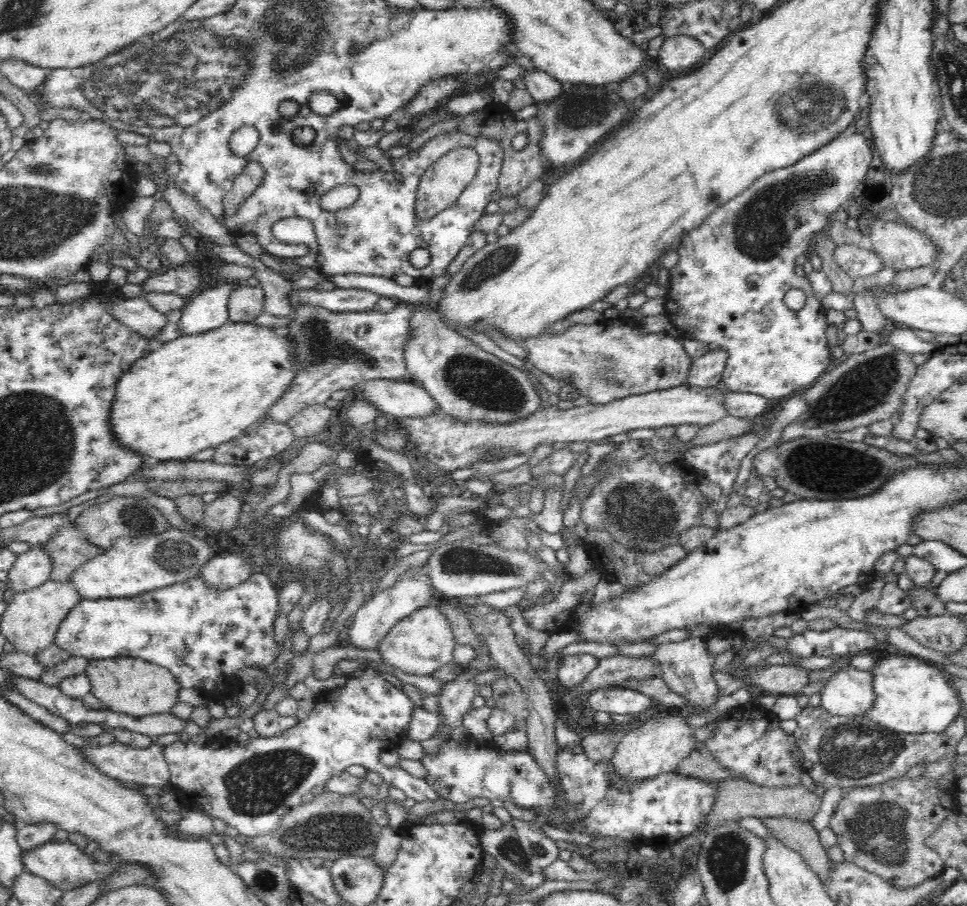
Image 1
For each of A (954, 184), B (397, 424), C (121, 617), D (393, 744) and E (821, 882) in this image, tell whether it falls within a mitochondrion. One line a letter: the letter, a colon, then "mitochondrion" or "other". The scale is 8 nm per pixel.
A: mitochondrion
B: other
C: other
D: other
E: other

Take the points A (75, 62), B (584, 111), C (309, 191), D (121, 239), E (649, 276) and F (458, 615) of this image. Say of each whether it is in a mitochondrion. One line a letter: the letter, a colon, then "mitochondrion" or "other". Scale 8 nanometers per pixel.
A: mitochondrion
B: mitochondrion
C: other
D: mitochondrion
E: other
F: other

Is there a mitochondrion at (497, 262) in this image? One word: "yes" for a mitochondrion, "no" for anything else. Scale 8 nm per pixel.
yes

